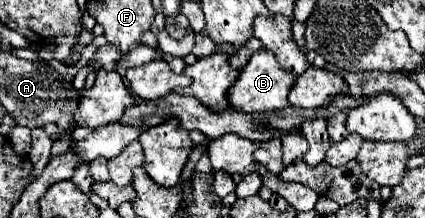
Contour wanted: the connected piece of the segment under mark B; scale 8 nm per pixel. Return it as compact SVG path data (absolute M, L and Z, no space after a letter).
M260 49L252 55L248 65L240 71L234 85L228 89L226 97L230 107L242 111L242 113L254 113L254 111L280 111L288 107L288 93L294 85L294 77L280 69L278 61L274 61L274 55L268 49Z

